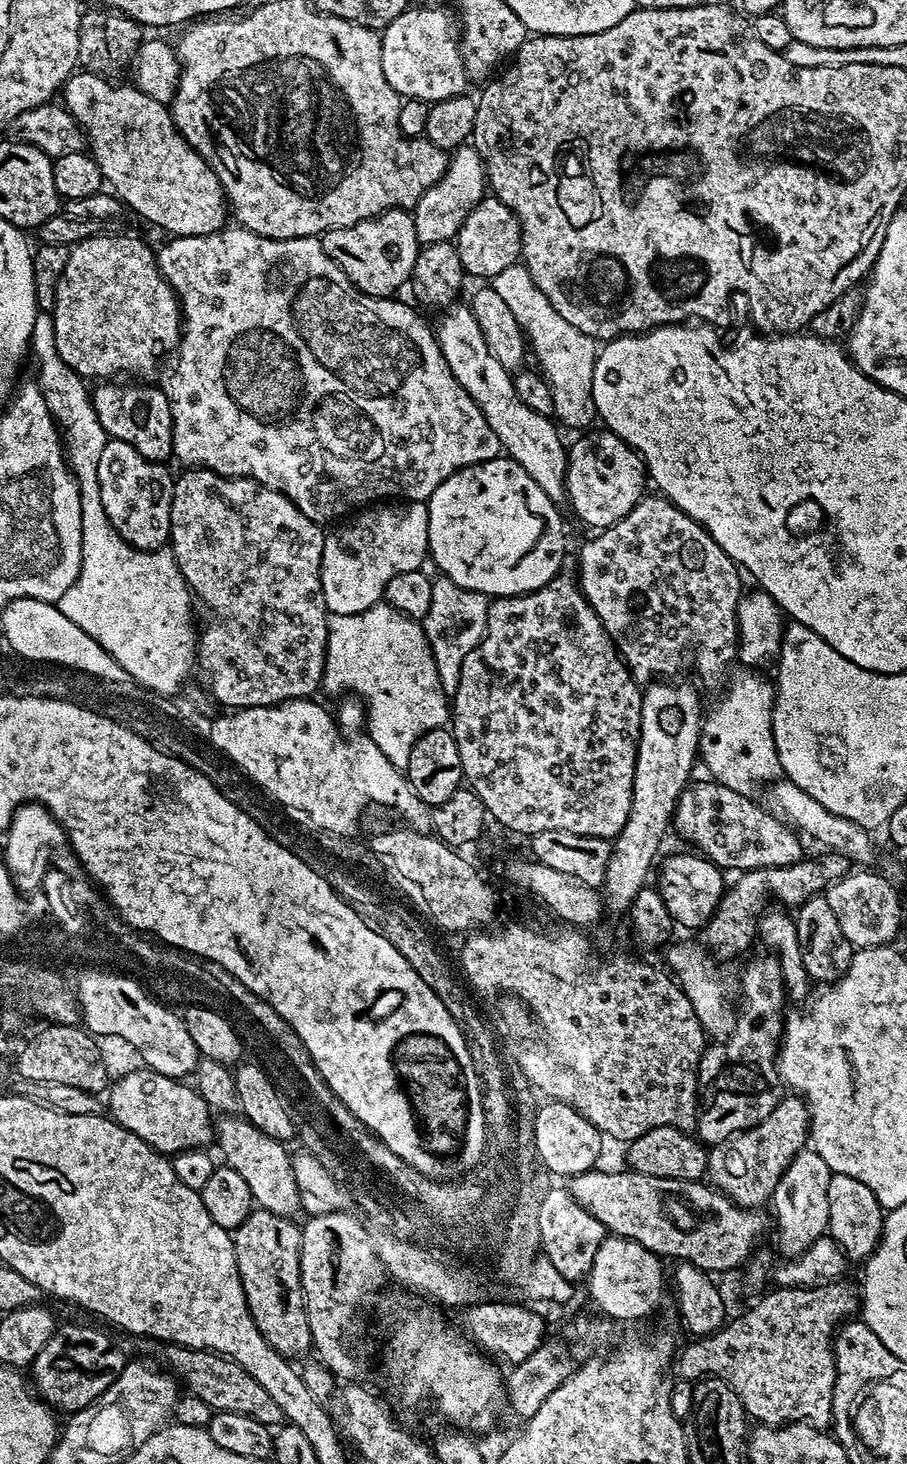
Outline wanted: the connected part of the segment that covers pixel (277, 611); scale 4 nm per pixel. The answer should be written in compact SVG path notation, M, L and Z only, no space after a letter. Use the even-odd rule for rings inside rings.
M193 467L191 470L184 470L181 476L175 477L172 485L172 509L170 510L170 522L172 523L172 535L170 537L171 558L175 560L182 578L188 577L195 582L200 589L201 595L209 598L210 604L216 604L218 608L238 608L238 614L260 614L260 630L272 630L272 680L258 688L258 696L248 696L250 702L266 702L278 700L283 703L285 700L302 700L301 692L308 692L313 685L321 687L324 673L324 654L328 649L328 618L329 613L324 606L324 598L320 594L320 558L322 546L326 535L325 529L316 524L298 506L291 504L281 492L275 492L269 488L263 488L255 480L247 478L233 478L220 476L209 468ZM184 534L220 534L220 536L184 536Z

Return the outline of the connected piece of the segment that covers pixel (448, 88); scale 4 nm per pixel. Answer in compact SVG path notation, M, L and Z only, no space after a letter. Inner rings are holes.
M409 7L383 29L380 38L382 74L402 98L435 102L465 91L466 73L460 58L458 32L454 20L440 8Z

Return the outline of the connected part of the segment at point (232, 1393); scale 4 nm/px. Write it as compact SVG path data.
M164 1344L161 1349L160 1356L165 1364L163 1367L170 1370L171 1375L185 1389L188 1387L187 1391L193 1397L208 1404L212 1410L246 1414L269 1426L279 1425L284 1420L284 1412L278 1402L274 1402L274 1398L270 1398L270 1394L266 1394L266 1390L262 1390L262 1386L258 1386L258 1382L254 1382L246 1370L242 1370L242 1366L228 1357L203 1348L183 1348L181 1344Z

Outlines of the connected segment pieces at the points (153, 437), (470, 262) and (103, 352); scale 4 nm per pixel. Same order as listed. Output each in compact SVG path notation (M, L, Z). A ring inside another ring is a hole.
M100 382L97 388L94 388L92 392L92 405L94 406L94 410L98 414L98 422L102 422L102 426L104 427L105 432L108 433L109 437L113 440L121 440L122 442L126 442L130 446L134 446L141 452L142 455L147 458L147 460L151 460L153 462L164 462L172 456L172 402L167 391L164 392L160 388L147 388L144 385L144 382L132 382L136 384L116 384L120 382Z
M486 196L463 220L454 241L464 271L469 276L491 280L502 270L517 263L522 256L520 223L505 203L495 196Z
M93 234L87 236L79 244L71 245L68 253L68 261L65 264L64 271L60 275L56 286L56 305L50 309L50 315L54 322L54 342L58 346L58 354L66 366L70 366L74 371L85 378L91 376L100 376L96 378L116 378L119 372L133 372L133 377L144 378L147 372L152 372L156 368L156 363L160 360L163 352L171 353L179 345L180 334L182 331L182 313L180 311L180 301L177 300L172 287L165 280L164 275L160 272L158 256L155 251L151 252L142 241L136 236L99 236Z

